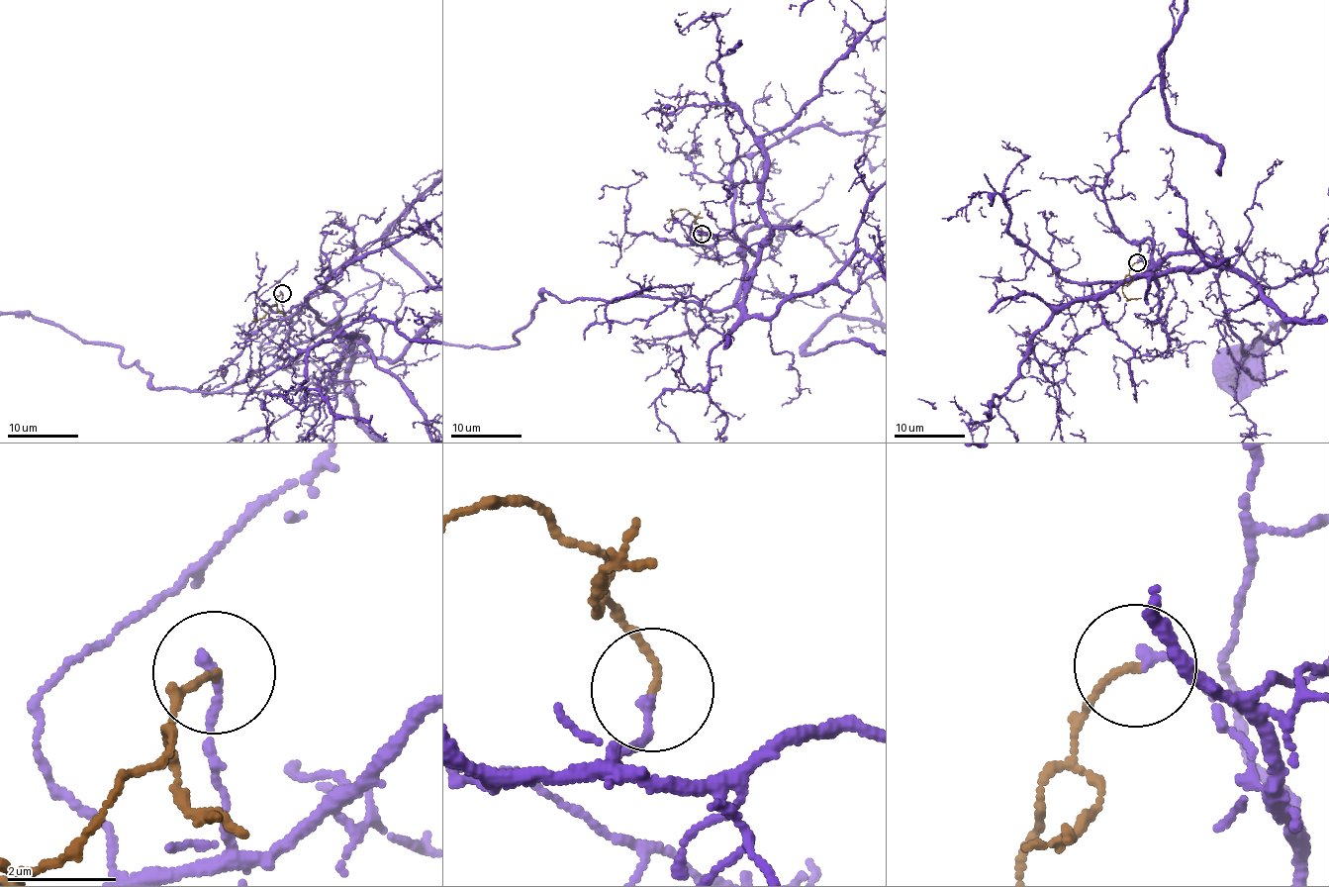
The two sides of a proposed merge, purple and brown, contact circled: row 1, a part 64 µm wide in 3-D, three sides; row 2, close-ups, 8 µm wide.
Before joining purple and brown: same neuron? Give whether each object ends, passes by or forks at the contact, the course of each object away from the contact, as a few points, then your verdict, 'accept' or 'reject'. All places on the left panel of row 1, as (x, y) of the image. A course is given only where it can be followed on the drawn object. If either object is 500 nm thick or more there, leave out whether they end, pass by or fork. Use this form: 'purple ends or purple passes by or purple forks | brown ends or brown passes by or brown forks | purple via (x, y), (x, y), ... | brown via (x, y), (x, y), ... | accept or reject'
purple ends | brown ends | purple via (282, 294), (286, 317), (335, 293), (340, 327), (211, 392), (154, 386), (120, 348), (31, 316) | brown via (282, 294), (261, 318), (252, 320) | accept

